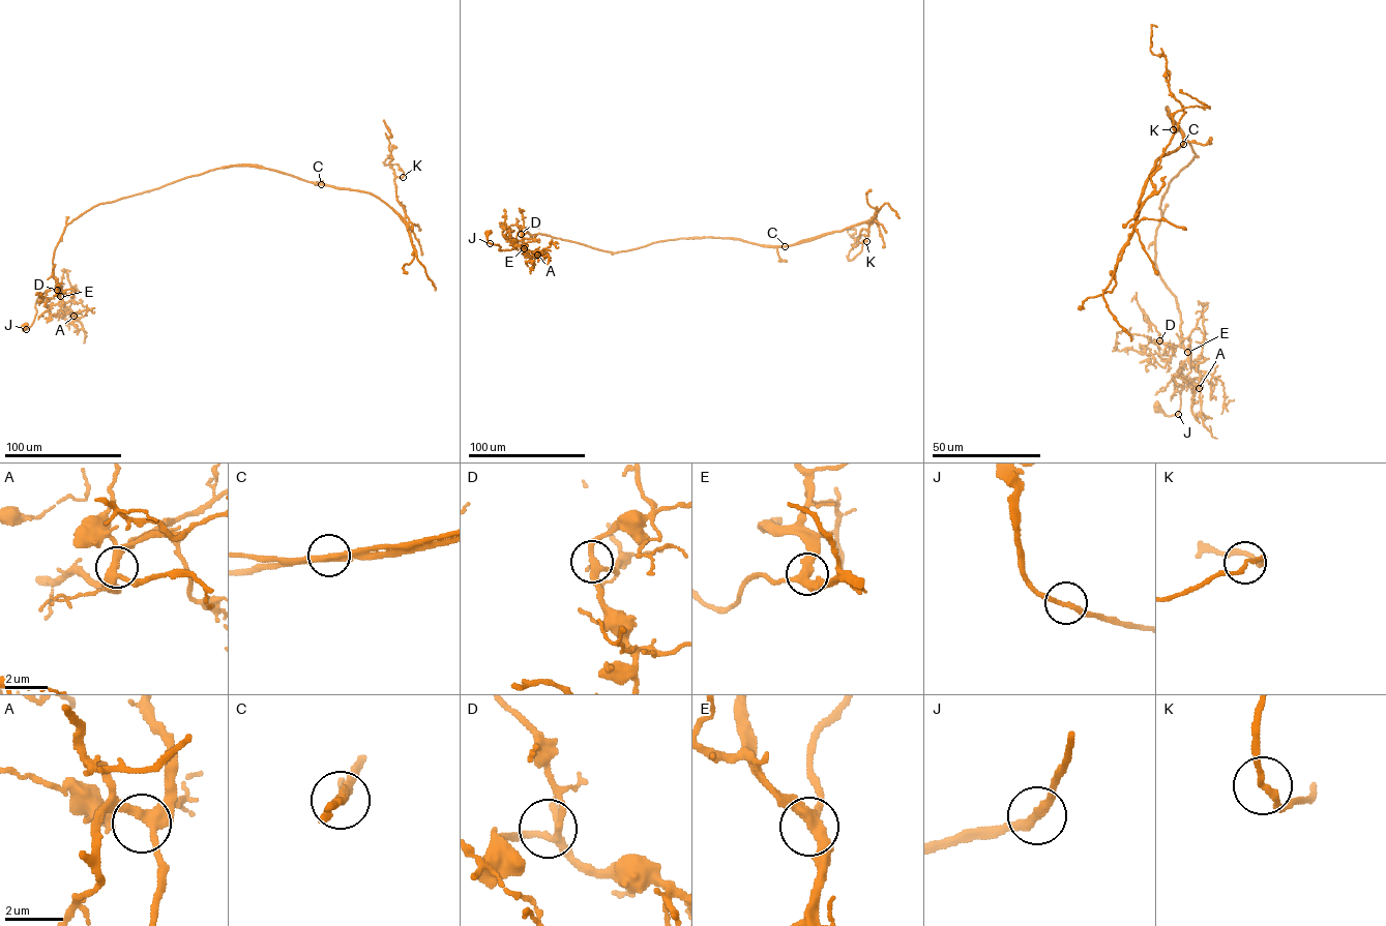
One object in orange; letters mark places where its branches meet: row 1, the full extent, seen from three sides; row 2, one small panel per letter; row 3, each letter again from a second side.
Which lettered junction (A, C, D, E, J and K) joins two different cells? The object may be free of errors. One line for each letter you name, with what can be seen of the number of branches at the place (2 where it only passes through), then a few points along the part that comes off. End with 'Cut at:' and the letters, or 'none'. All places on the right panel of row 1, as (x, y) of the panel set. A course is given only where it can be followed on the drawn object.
C: Branches: 2. Course of the part to remove: (1183, 144), (1156, 159), (1143, 188), (1130, 239), (1103, 293), (1108, 309), (1130, 340)
Cut at: C

